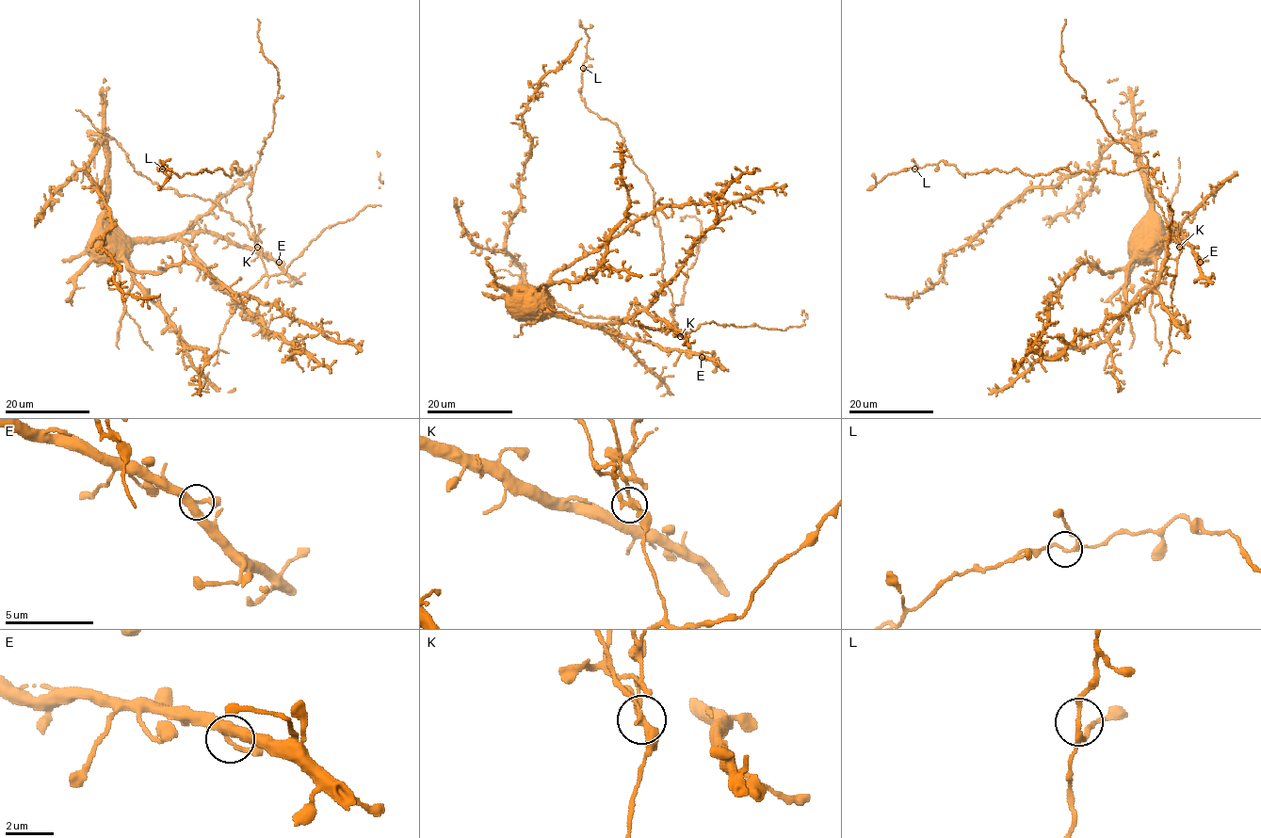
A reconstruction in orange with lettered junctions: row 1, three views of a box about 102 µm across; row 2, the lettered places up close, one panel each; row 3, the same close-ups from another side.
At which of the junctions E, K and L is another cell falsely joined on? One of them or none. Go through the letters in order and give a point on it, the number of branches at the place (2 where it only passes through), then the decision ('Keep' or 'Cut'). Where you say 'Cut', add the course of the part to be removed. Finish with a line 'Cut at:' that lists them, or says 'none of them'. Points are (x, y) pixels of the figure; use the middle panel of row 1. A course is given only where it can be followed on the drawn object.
E: Place: (702, 357). Branches: 3. Keep
K: Place: (680, 336). Branches: 3. Cut. Course of the part to remove: (680, 335), (671, 330), (658, 330), (618, 318), (583, 316), (537, 295), (520, 276), (495, 270)
L: Place: (583, 68). Branches: 3. Keep
Cut at: K

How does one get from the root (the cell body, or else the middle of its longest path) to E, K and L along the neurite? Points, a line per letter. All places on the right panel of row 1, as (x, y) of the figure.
E: (1148, 236), (1150, 233), (1156, 239), (1165, 239), (1180, 233), (1192, 246), (1200, 262)
K: (1148, 236), (1150, 233), (1156, 239), (1168, 240), (1167, 259), (1154, 286), (1166, 306), (1172, 305), (1179, 246)
L: (1148, 236), (1168, 240), (1154, 289), (1171, 306), (1180, 246), (1149, 167), (914, 168)

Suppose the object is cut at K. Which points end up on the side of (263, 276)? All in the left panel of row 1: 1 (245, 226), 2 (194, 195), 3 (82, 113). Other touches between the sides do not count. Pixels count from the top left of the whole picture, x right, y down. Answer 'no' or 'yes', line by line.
1: no
2: no
3: no

